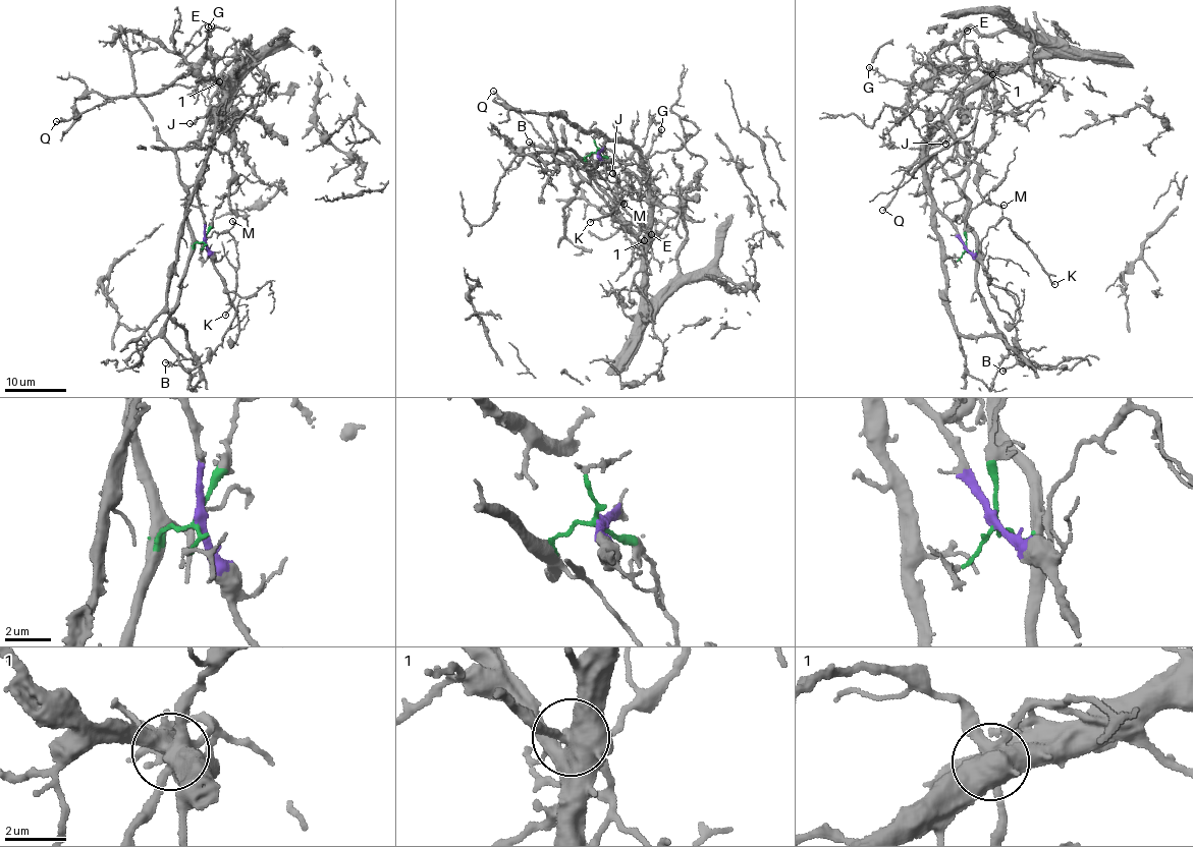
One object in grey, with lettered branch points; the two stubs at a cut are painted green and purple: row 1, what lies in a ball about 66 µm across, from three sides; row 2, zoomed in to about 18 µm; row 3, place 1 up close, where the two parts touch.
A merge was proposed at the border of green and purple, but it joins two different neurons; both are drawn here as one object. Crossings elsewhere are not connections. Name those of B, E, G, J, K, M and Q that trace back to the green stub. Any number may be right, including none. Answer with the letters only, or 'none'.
B, K, M

